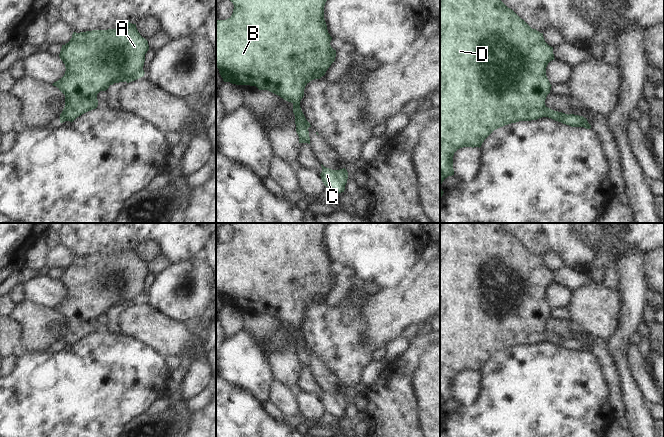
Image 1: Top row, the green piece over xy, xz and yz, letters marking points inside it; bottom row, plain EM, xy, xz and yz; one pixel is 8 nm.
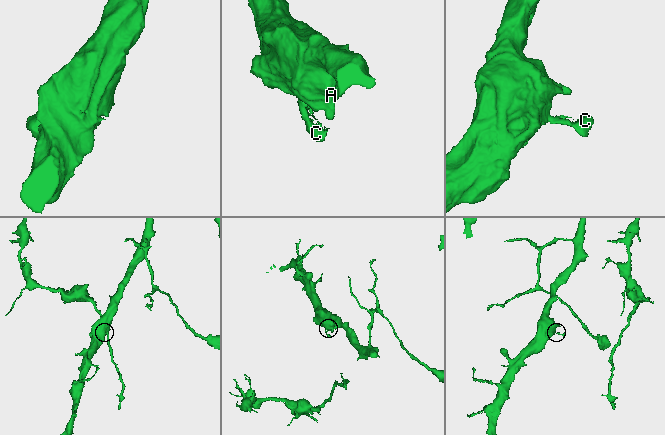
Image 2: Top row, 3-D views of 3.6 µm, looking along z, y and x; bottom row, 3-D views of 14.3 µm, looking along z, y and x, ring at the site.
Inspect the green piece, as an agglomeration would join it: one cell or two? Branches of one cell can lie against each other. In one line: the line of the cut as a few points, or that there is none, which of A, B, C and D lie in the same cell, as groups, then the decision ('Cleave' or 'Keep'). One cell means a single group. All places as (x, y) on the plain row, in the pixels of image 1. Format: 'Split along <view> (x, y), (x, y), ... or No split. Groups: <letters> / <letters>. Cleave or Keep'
No split. Groups: A B C D. Keep

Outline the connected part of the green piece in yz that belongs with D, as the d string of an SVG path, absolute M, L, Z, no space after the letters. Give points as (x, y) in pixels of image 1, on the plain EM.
M440 223L440 422L444 417L441 413L442 406L448 400L454 399L454 377L463 371L480 372L484 364L500 351L519 345L531 345L548 341L571 351L591 352L591 349L583 340L554 335L545 329L546 321L552 310L546 300L546 291L554 283L553 271L545 266L543 257L532 253L500 223Z

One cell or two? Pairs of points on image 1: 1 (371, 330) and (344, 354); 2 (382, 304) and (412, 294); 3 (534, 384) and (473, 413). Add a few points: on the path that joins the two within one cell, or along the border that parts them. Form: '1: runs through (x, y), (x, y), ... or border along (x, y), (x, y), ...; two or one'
1: border along (358, 313), (363, 326), (363, 343), (371, 352); two
2: runs through (389, 304), (402, 304), (405, 301); one
3: runs through (519, 399), (505, 413), (488, 413); one

